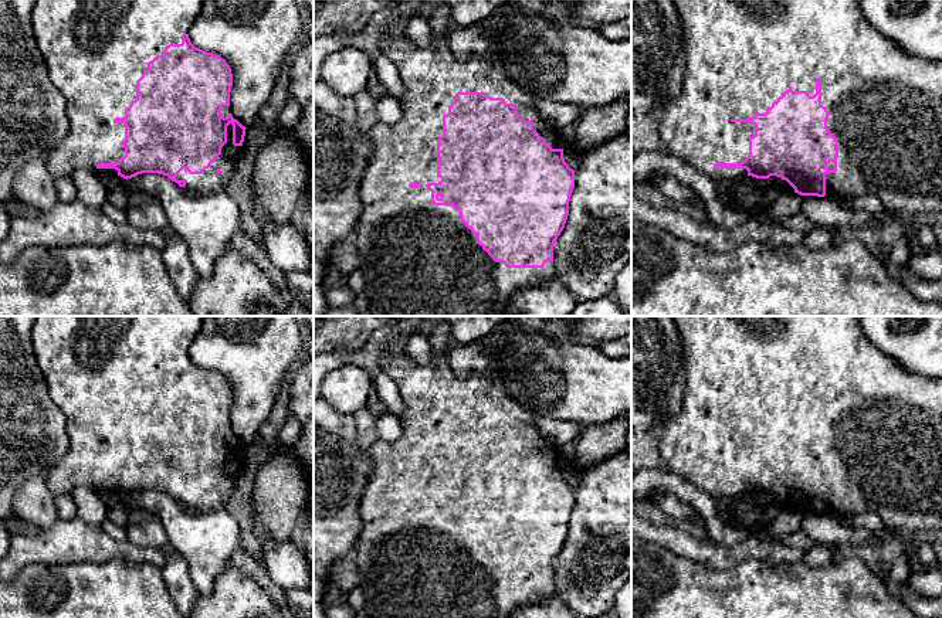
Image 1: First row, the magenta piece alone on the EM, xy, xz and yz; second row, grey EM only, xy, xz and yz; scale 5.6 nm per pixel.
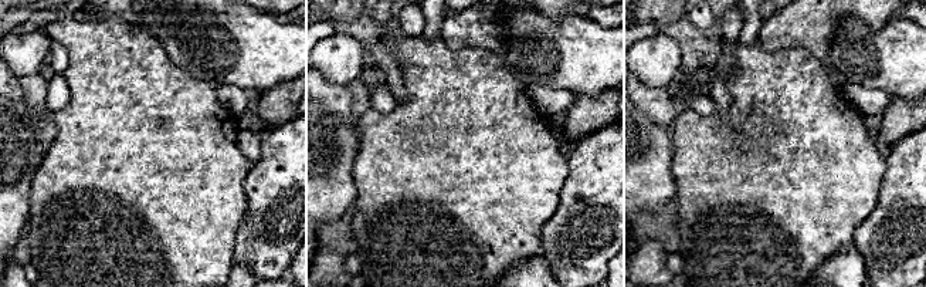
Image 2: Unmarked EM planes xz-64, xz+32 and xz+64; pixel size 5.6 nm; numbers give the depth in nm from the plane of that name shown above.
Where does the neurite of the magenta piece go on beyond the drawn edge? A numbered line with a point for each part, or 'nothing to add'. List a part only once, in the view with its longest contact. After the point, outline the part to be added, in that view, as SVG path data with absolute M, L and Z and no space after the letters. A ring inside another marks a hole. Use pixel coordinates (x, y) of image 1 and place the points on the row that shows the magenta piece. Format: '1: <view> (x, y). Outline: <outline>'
1: yz (885, 105). Outline: M674 0L682 24L682 48L685 52L685 72L682 89L670 95L663 105L660 137L665 150L688 162L698 173L716 183L748 176L746 169L715 169L715 163L741 163L749 156L749 137L755 135L755 125L746 119L755 112L765 113L785 91L807 91L816 94L816 79L821 79L821 105L827 108L829 130L838 140L837 172L826 174L826 197L848 198L875 196L885 211L904 217L916 213L942 213L942 61L926 61L904 51L894 40L875 30L858 7L858 0Z

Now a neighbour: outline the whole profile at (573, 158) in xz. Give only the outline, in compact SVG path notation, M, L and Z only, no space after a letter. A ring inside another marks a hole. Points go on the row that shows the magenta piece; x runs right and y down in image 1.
M570 146L563 149L563 159L576 172L582 164L583 153Z

